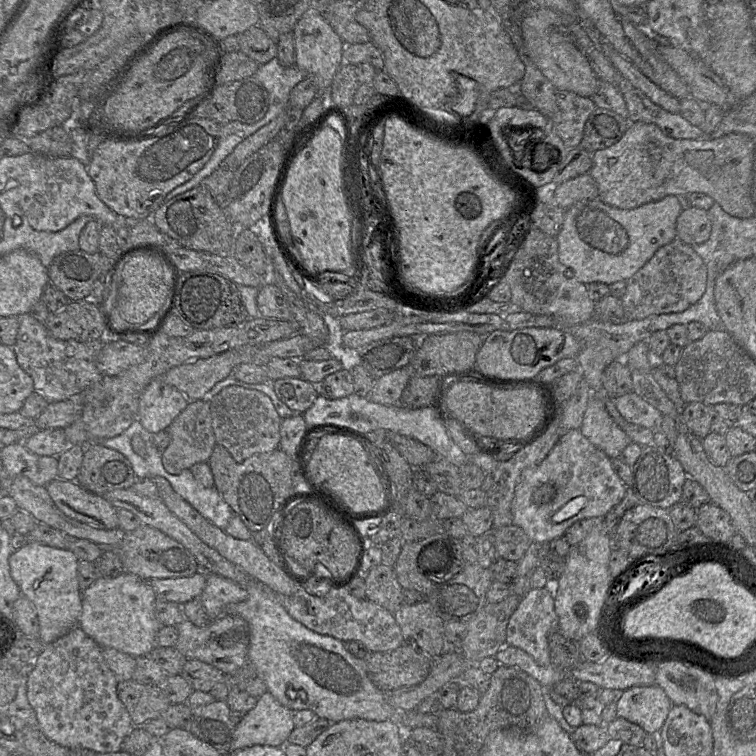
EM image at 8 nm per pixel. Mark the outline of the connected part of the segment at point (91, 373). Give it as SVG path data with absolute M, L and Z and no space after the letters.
M29 313L18 315L17 320L19 328L12 347L17 363L32 378L34 391L48 402L67 400L103 378L97 368L97 357L105 339L87 342L59 340Z

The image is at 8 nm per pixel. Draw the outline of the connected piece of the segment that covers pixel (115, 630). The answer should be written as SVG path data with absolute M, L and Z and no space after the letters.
M123 572L115 578L98 577L82 592L82 612L78 626L101 648L113 648L135 658L148 656L155 648L155 637L161 628L155 617L156 595L150 584Z

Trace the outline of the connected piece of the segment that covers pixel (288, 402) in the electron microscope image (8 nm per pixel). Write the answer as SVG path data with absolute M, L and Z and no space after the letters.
M281 378L273 382L277 397L291 410L304 413L320 395L318 387L300 378Z

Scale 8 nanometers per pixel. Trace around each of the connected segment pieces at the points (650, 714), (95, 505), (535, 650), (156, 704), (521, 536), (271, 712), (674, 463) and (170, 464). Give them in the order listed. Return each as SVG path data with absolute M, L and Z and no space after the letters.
M657 684L628 688L616 699L617 716L639 725L652 735L659 734L672 705Z
M56 478L44 487L57 508L67 517L100 530L118 528L116 508L76 481Z
M553 585L531 588L511 615L506 628L506 644L527 652L540 665L551 665L549 636L558 630L558 616L554 606Z
M134 680L118 681L117 696L128 711L134 726L161 717L170 706L162 687L141 684Z
M514 524L501 528L493 527L493 535L497 557L514 562L523 557L531 543L526 532Z
M266 691L255 707L236 725L230 752L254 745L284 747L295 728L294 712L281 705Z
M654 445L642 446L641 454L631 466L631 488L639 500L639 504L670 509L681 501L682 487L687 479L681 463L672 454L666 454Z
M208 400L189 401L186 408L165 429L170 437L168 447L162 453L162 465L171 475L178 475L194 464L208 462L216 445Z

